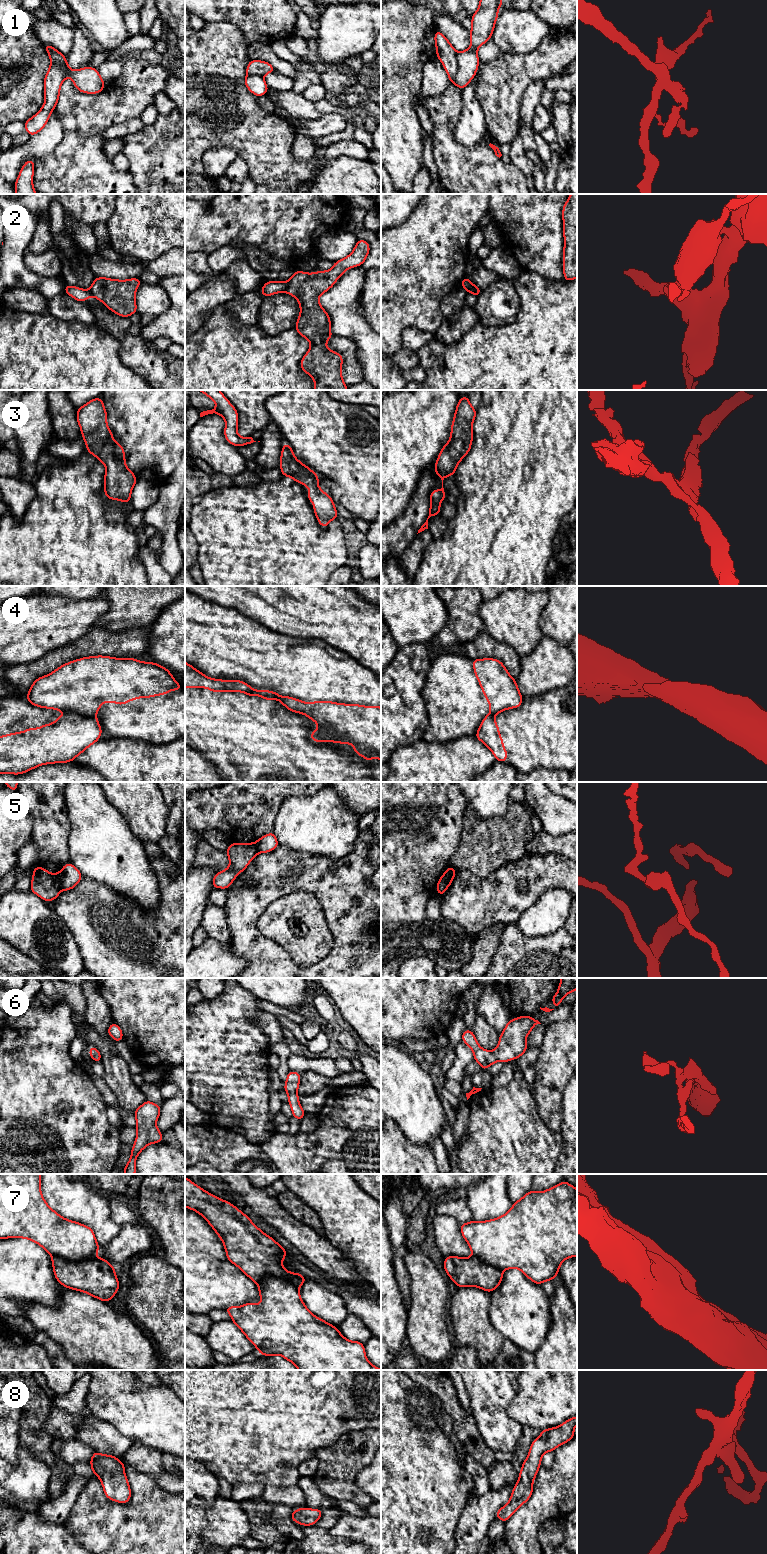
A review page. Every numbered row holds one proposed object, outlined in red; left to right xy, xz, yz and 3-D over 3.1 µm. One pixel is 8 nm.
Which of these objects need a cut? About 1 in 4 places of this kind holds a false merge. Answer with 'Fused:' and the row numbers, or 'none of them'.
Fused: 1, 2, 4, 5

